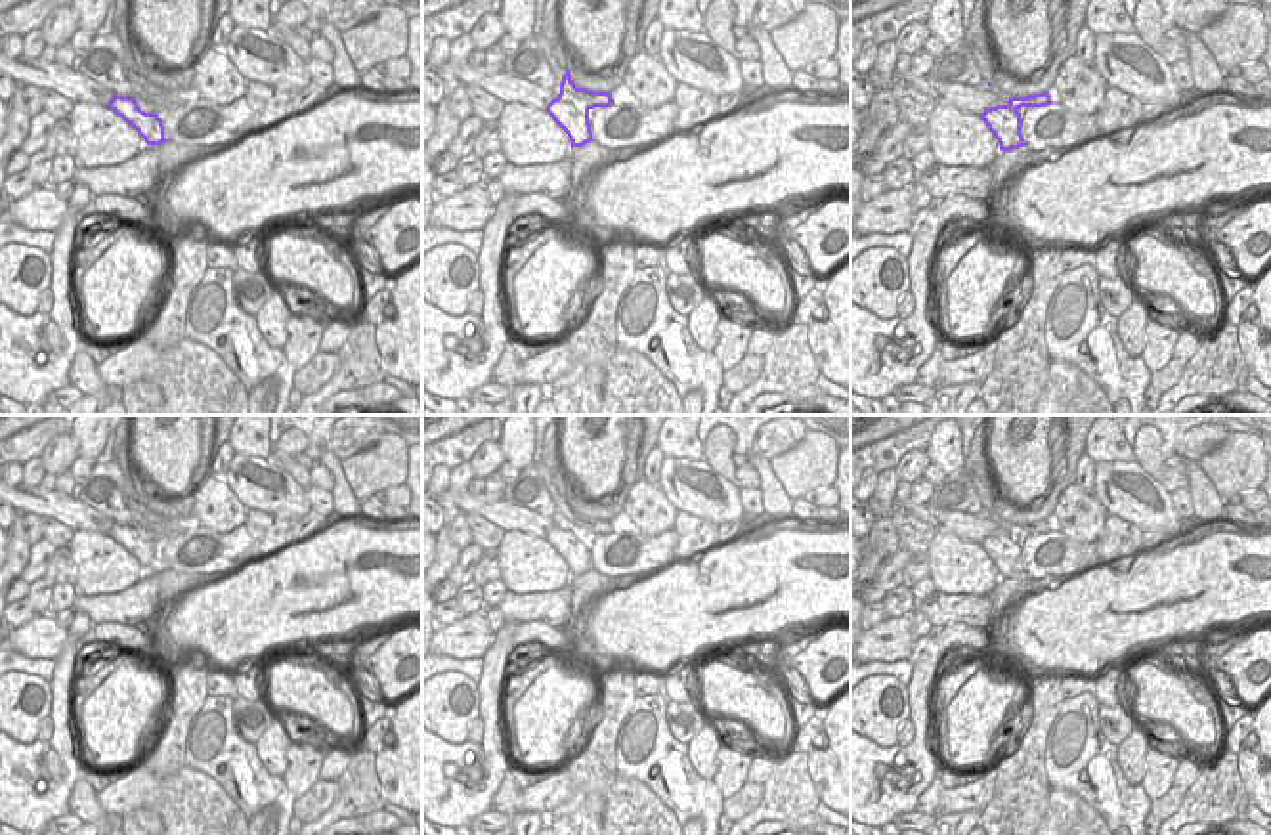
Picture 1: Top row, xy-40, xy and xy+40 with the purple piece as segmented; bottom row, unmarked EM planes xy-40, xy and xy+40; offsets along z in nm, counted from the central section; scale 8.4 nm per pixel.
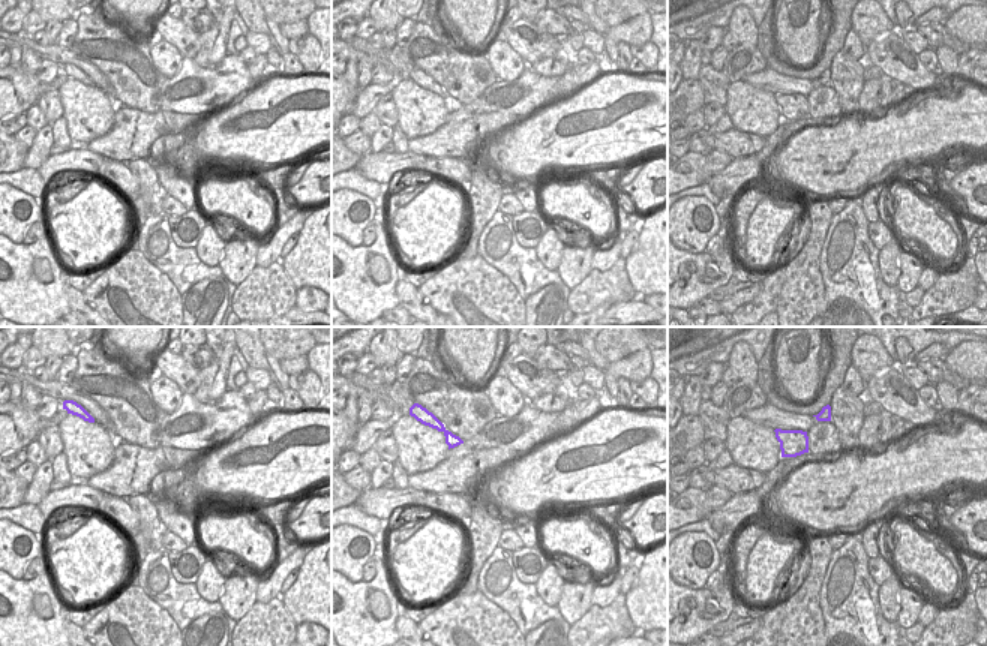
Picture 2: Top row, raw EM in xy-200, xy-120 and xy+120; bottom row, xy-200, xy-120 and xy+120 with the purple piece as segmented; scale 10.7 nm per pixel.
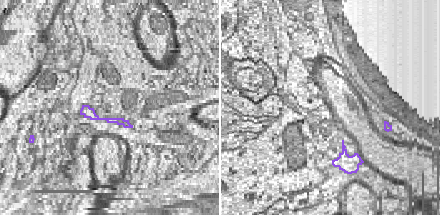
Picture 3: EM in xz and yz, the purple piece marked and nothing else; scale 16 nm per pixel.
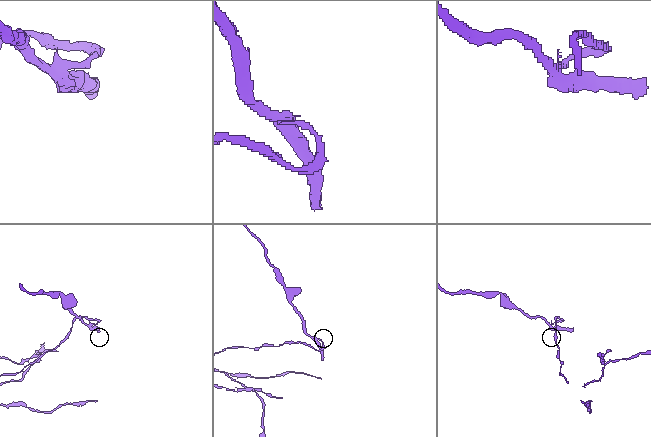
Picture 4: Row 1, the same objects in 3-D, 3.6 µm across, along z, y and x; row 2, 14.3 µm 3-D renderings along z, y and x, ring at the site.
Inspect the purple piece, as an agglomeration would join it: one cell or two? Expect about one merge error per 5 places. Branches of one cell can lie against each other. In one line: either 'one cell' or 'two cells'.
two cells

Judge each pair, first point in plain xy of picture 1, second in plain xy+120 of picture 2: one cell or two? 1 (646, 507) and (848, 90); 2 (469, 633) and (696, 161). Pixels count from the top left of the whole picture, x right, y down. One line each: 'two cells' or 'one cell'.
1: one cell
2: one cell

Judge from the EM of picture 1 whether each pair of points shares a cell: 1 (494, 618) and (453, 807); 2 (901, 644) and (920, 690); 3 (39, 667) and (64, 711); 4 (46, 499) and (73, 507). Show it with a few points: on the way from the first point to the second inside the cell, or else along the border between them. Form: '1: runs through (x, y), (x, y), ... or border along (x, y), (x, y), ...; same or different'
1: border along (505, 621), (495, 633); different
2: border along (916, 641), (908, 658); different
3: border along (56, 662), (48, 681); different
4: runs through (52, 503), (67, 507); same

